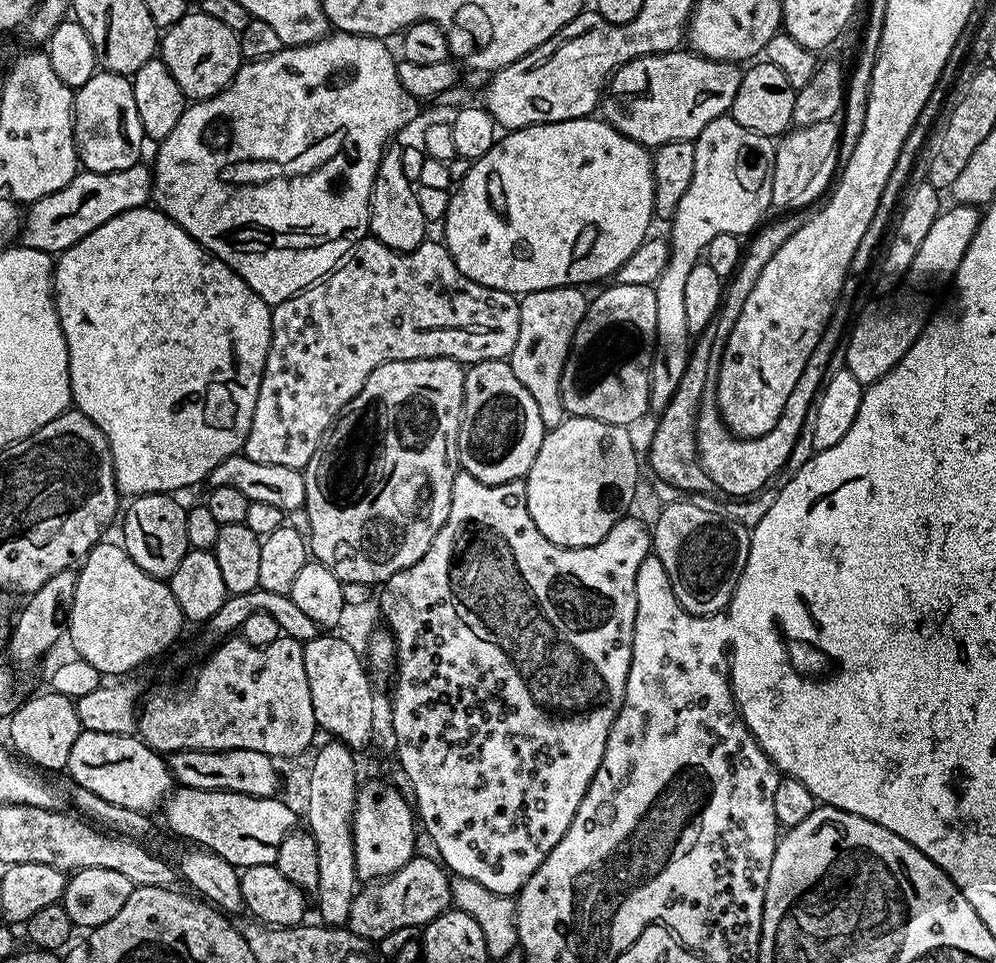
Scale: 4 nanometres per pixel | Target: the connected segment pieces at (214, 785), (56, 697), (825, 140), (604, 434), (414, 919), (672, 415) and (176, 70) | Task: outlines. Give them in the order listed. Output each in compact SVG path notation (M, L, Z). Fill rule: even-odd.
M182 750L167 753L168 769L172 771L172 779L177 785L186 788L201 788L215 792L237 792L247 796L276 796L280 788L280 772L276 769L277 761L258 750L222 750L207 752L206 750Z
M51 690L40 692L37 696L32 696L27 700L28 697L17 704L11 716L6 720L8 736L12 739L11 747L14 749L15 755L40 770L49 768L50 771L56 772L59 768L60 771L67 769L74 738L78 738L78 734L82 730L76 701Z
M830 119L814 122L805 128L796 126L779 143L775 145L776 157L772 163L772 208L807 209L807 204L814 203L816 199L819 201L833 183L838 168L836 147L839 149L842 144L841 125L835 119Z
M569 415L557 428L545 431L538 458L534 458L534 466L530 466L526 477L526 502L534 526L538 526L550 542L563 548L592 548L602 542L608 531L627 513L638 481L638 459L627 432L627 427L622 424L574 415Z
M417 854L394 874L385 876L382 880L365 883L357 891L350 906L346 927L361 941L379 942L394 934L394 930L423 929L425 924L452 907L452 882L443 863L439 859L431 860Z
M838 316L838 318L831 317L828 320L818 346L810 354L810 358L806 362L806 369L802 370L802 378L798 378L798 382L794 386L794 394L790 394L790 397L786 398L788 412L782 410L784 420L778 418L780 428L774 426L766 435L749 440L745 440L742 436L736 436L736 442L730 442L728 452L724 452L724 460L717 461L716 477L713 479L706 474L705 468L700 464L696 444L696 433L700 424L700 418L698 418L700 402L706 388L706 382L708 380L709 383L710 380L708 364L713 350L713 354L716 350L715 337L710 334L705 335L703 337L705 340L701 344L699 341L698 351L694 356L694 374L682 377L681 381L678 382L673 398L657 417L656 432L654 432L651 448L646 457L647 463L650 462L650 468L654 472L652 474L684 494L688 494L688 492L710 494L716 487L728 494L727 497L730 498L743 498L759 492L766 481L774 473L779 472L782 465L785 464L792 449L792 443L806 426L810 409L814 404L813 397L817 395L818 389L825 379L828 364L836 346L841 343L845 335L848 324L847 318L848 316Z
M190 10L181 20L174 22L174 26L163 29L158 40L158 56L164 61L164 65L174 74L174 82L178 82L180 89L184 91L189 101L208 100L216 96L223 88L227 88L229 82L236 77L236 72L242 63L240 54L240 42L237 33L231 32L222 22L210 18L210 14L199 10Z

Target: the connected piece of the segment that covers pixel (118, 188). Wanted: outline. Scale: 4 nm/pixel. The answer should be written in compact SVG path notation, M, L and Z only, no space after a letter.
M141 162L126 170L117 172L81 171L62 190L33 200L27 205L22 216L22 227L18 240L23 247L59 254L74 242L86 238L102 222L110 222L118 214L126 210L145 207L152 195L152 173L149 165Z

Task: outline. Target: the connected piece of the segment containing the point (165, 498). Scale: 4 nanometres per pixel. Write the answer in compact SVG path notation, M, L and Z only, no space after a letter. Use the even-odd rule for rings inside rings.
M151 492L149 496L137 496L131 501L124 516L124 540L122 547L134 558L146 574L157 580L167 581L178 570L178 562L188 551L186 538L186 508L176 501L177 497L163 492Z

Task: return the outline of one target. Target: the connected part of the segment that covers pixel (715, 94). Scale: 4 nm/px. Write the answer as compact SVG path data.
M673 50L657 52L655 56L639 56L612 73L602 93L598 112L605 124L609 124L626 138L643 144L649 150L655 150L661 144L675 140L695 141L697 134L711 120L717 120L731 109L734 94L738 94L741 75L741 69L735 63L711 60L691 50Z

